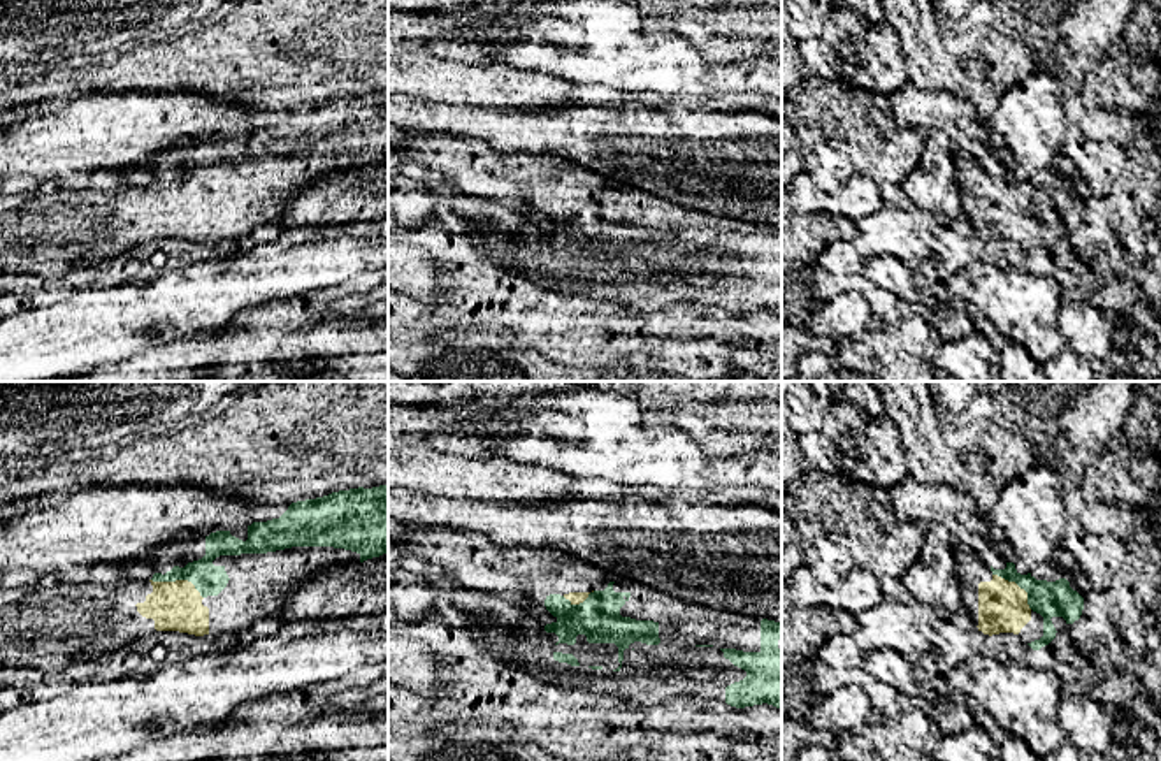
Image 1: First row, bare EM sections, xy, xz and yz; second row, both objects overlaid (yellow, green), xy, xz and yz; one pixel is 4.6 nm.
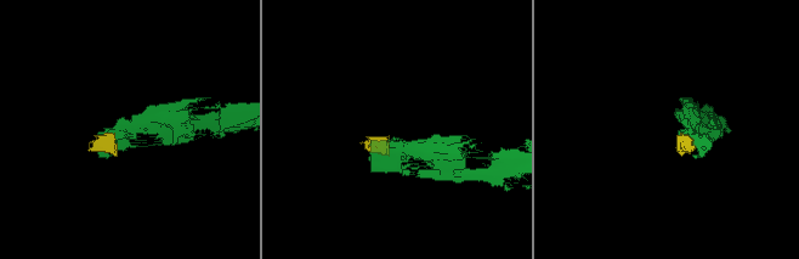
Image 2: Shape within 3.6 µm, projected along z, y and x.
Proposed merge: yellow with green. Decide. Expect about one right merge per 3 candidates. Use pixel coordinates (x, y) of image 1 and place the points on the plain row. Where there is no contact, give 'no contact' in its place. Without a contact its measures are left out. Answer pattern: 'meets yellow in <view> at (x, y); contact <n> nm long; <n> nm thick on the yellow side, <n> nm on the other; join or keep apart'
meets yellow in xy at (180, 187); contact 260 nm long; 220 nm thick on the yellow side, 140 nm on the other; join

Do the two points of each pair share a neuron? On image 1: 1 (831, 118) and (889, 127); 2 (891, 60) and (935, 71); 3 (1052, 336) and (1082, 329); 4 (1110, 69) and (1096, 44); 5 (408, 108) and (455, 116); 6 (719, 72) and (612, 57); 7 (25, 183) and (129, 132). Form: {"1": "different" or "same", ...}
{"1": "same", "2": "different", "3": "different", "4": "different", "5": "different", "6": "same", "7": "same"}

